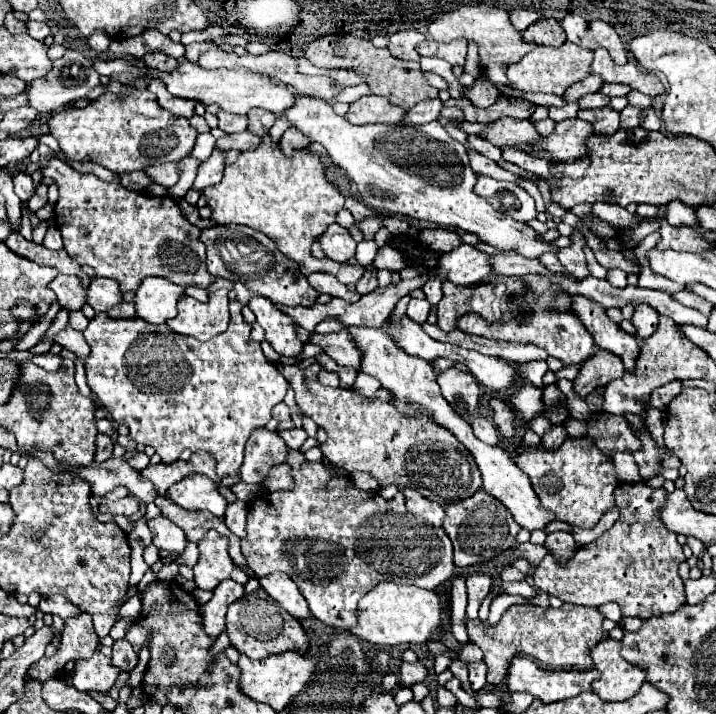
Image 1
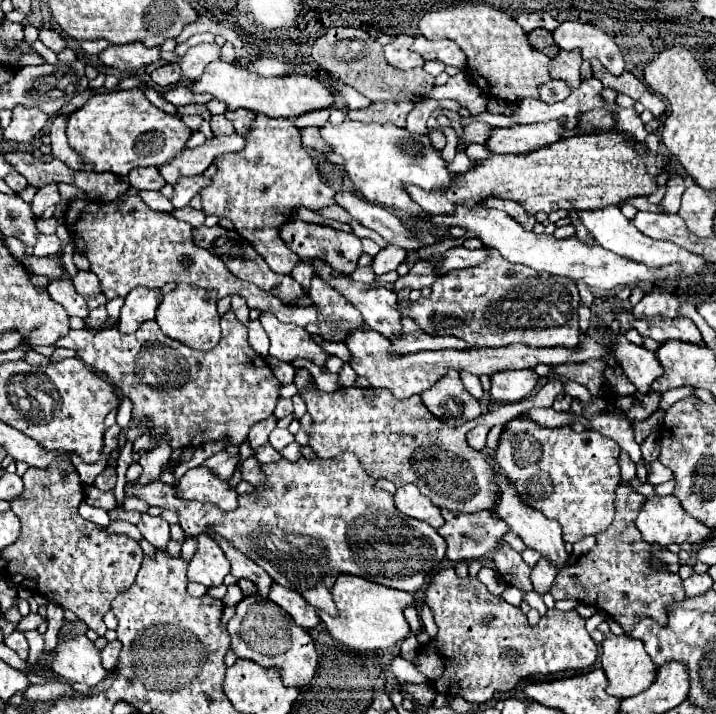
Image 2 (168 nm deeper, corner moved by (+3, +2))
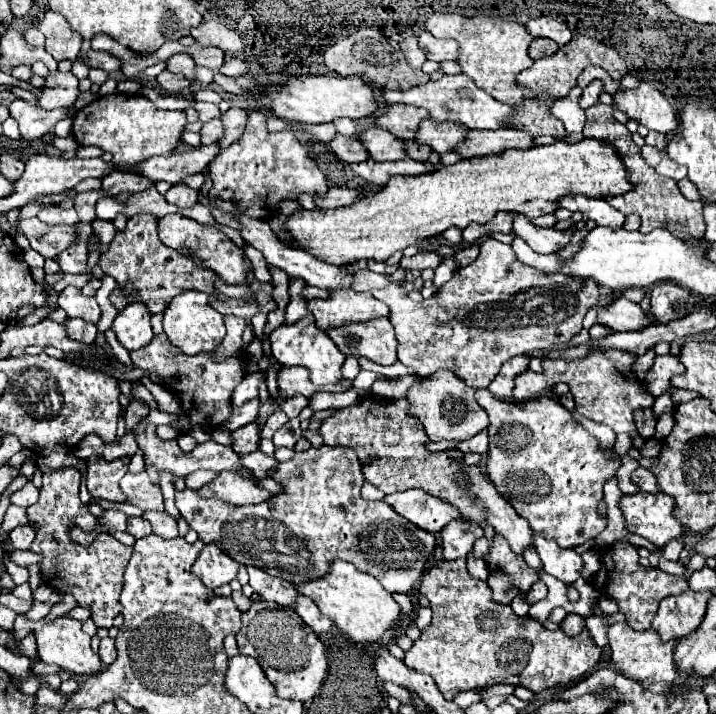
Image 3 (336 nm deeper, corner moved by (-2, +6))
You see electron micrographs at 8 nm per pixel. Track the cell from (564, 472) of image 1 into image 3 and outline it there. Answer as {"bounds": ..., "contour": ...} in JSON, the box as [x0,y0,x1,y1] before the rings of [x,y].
{"bounds":[475,388,621,548],"contour":[[[479,388],[479,390],[475,390],[475,400],[487,410],[489,420],[491,420],[491,426],[489,426],[489,462],[487,462],[487,474],[489,474],[489,478],[493,480],[493,484],[497,486],[497,490],[513,504],[513,508],[519,512],[519,516],[527,518],[533,530],[541,530],[547,538],[557,540],[557,544],[563,546],[563,548],[573,548],[573,546],[585,544],[587,540],[593,540],[599,532],[603,532],[603,530],[607,528],[607,516],[599,514],[597,506],[599,506],[599,502],[603,500],[603,486],[605,486],[605,482],[611,480],[611,478],[615,476],[615,472],[619,470],[619,466],[621,466],[619,454],[615,454],[615,450],[611,450],[611,456],[609,456],[609,454],[599,446],[599,442],[593,440],[593,438],[571,418],[569,410],[565,410],[565,408],[559,404],[559,400],[553,400],[549,394],[531,398],[531,400],[521,400],[521,402],[505,402],[505,400],[495,398],[487,388]]]}

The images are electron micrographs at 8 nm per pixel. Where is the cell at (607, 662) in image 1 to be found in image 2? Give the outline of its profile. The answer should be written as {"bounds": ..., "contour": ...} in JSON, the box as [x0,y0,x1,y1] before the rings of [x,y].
{"bounds":[602,632,656,698],"contour":[[[612,632],[604,634],[604,644],[602,644],[602,668],[608,678],[608,694],[620,696],[620,698],[630,698],[634,694],[640,694],[646,690],[654,678],[656,678],[656,666],[650,660],[650,656],[644,650],[644,644],[636,638],[630,636],[616,636]]]}

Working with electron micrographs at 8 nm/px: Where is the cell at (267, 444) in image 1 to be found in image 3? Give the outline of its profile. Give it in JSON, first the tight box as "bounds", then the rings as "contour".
{"bounds":[261,408,289,438],"contour":[[[277,408],[277,410],[267,418],[267,422],[265,422],[263,430],[261,430],[261,438],[273,438],[275,430],[279,430],[287,420],[289,420],[289,418],[285,416],[285,412],[283,412],[281,408]]]}

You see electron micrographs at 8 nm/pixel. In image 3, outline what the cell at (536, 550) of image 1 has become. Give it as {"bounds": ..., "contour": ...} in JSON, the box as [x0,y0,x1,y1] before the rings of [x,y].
{"bounds":[485,534,539,604],"contour":[[[495,534],[493,548],[485,554],[485,562],[491,570],[487,584],[491,586],[497,602],[509,604],[515,596],[525,594],[531,584],[539,580],[539,574],[509,548],[509,542],[501,534]]]}

